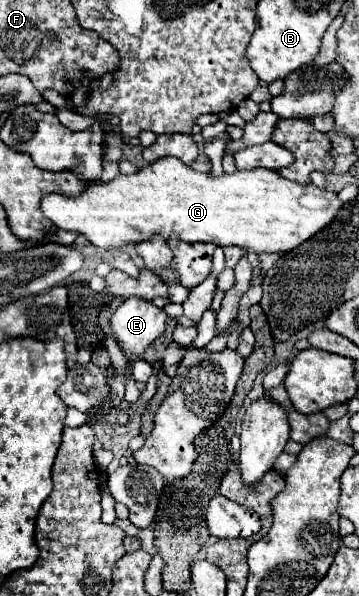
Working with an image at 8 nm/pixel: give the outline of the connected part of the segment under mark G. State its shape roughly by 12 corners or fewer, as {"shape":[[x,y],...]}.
{"shape":[[158,158],[40,202],[98,248],[162,236],[290,252],[334,192]]}

